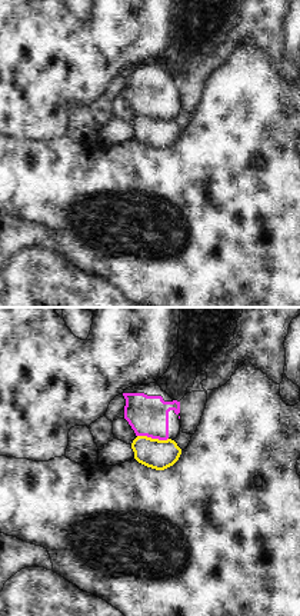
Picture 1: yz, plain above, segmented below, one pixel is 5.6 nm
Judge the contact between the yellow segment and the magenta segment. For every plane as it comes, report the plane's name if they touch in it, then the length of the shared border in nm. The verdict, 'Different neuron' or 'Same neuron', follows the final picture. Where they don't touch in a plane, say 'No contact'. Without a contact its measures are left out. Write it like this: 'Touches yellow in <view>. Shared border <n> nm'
Touches yellow in yz. Shared border 180 nm.

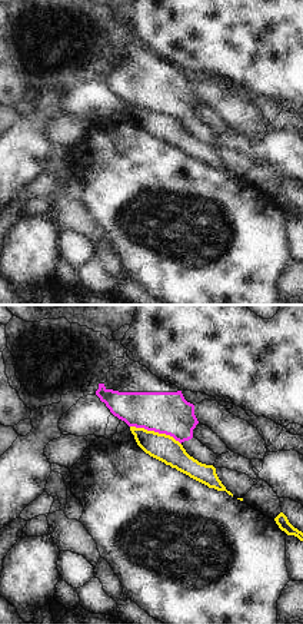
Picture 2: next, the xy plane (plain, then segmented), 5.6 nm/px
Touches yellow in xy. Shared border 300 nm.

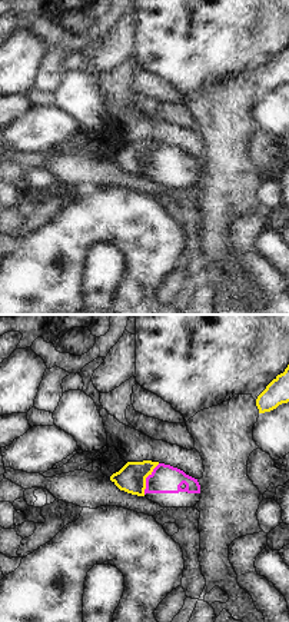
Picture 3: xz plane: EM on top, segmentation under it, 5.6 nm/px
Touches yellow in xz. Shared border 200 nm.

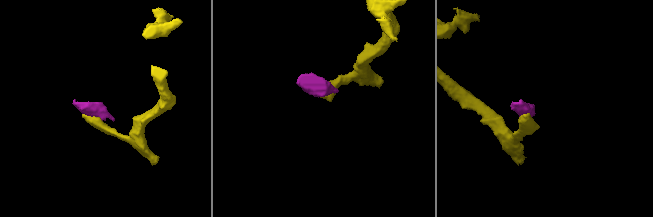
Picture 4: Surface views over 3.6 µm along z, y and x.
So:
Different neuron.

